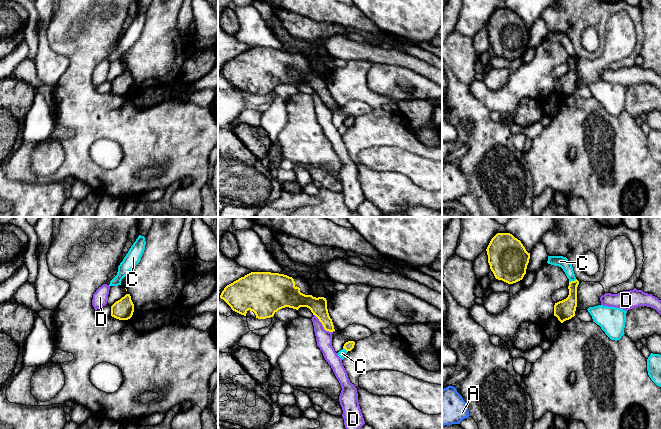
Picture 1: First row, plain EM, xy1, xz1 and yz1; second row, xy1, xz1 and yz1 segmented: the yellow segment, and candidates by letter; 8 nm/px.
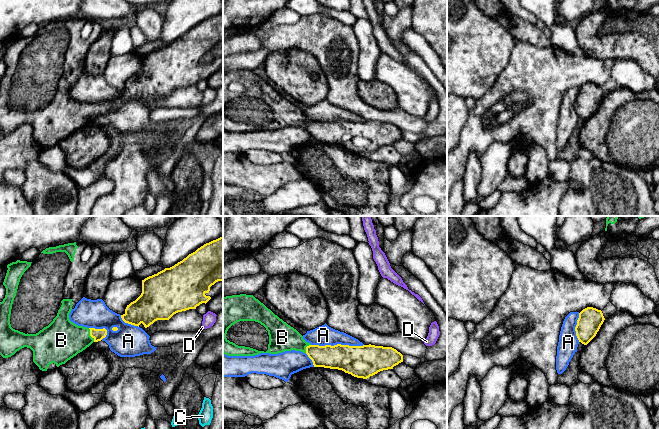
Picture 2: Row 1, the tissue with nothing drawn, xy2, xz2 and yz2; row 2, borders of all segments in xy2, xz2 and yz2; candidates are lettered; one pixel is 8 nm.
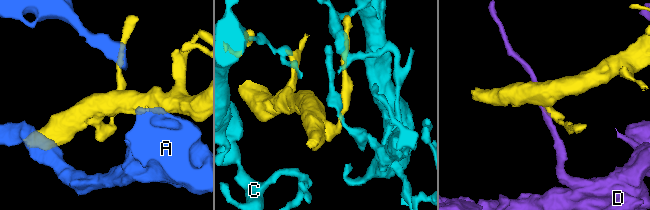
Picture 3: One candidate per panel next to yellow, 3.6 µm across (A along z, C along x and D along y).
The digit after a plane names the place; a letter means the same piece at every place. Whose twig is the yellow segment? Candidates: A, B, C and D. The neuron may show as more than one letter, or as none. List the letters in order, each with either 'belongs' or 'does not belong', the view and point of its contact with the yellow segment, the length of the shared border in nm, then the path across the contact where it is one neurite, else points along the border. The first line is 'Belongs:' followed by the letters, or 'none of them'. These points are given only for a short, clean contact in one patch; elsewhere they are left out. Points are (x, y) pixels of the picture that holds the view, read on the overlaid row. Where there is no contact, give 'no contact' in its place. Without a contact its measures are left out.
Belongs: B
A: does not belong; contact xz2 (337, 344); length 420 nm
B: belongs; contact xy2 (90, 335); length 120 nm; way xy2 (98, 334), (90, 335), (61, 340)
C: does not belong; contact yz1 (572, 281); length 70 nm
D: does not belong; contact xz1 (322, 324); length 220 nm; border xz1 (314, 314), (322, 326), (332, 332)

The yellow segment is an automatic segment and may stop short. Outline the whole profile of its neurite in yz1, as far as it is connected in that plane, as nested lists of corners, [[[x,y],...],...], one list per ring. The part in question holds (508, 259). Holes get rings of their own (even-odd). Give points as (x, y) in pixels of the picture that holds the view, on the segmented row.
[[[497,233],[491,239],[486,251],[490,269],[496,279],[508,284],[523,279],[530,253],[520,240],[510,233]]]

